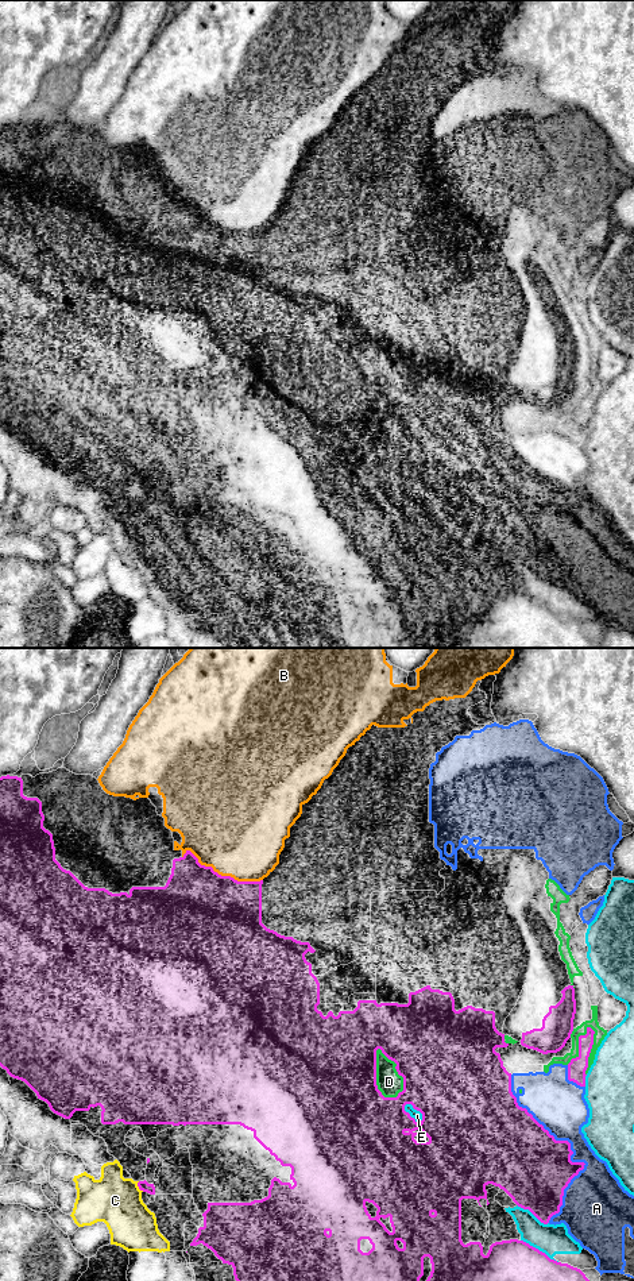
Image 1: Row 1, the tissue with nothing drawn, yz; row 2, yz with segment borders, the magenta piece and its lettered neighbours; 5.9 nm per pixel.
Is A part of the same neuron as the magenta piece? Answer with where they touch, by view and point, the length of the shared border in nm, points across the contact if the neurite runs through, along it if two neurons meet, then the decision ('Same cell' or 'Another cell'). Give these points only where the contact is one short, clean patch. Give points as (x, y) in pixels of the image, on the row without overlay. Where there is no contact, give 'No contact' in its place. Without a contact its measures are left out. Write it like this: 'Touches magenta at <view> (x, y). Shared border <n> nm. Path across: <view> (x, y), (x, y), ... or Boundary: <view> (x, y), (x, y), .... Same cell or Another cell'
Touches magenta at yz (569, 500). Shared border 900 nm. Another cell

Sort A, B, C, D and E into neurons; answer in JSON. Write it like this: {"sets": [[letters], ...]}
{"sets": [["A", "D"], ["B"], ["C"], ["E"]]}

